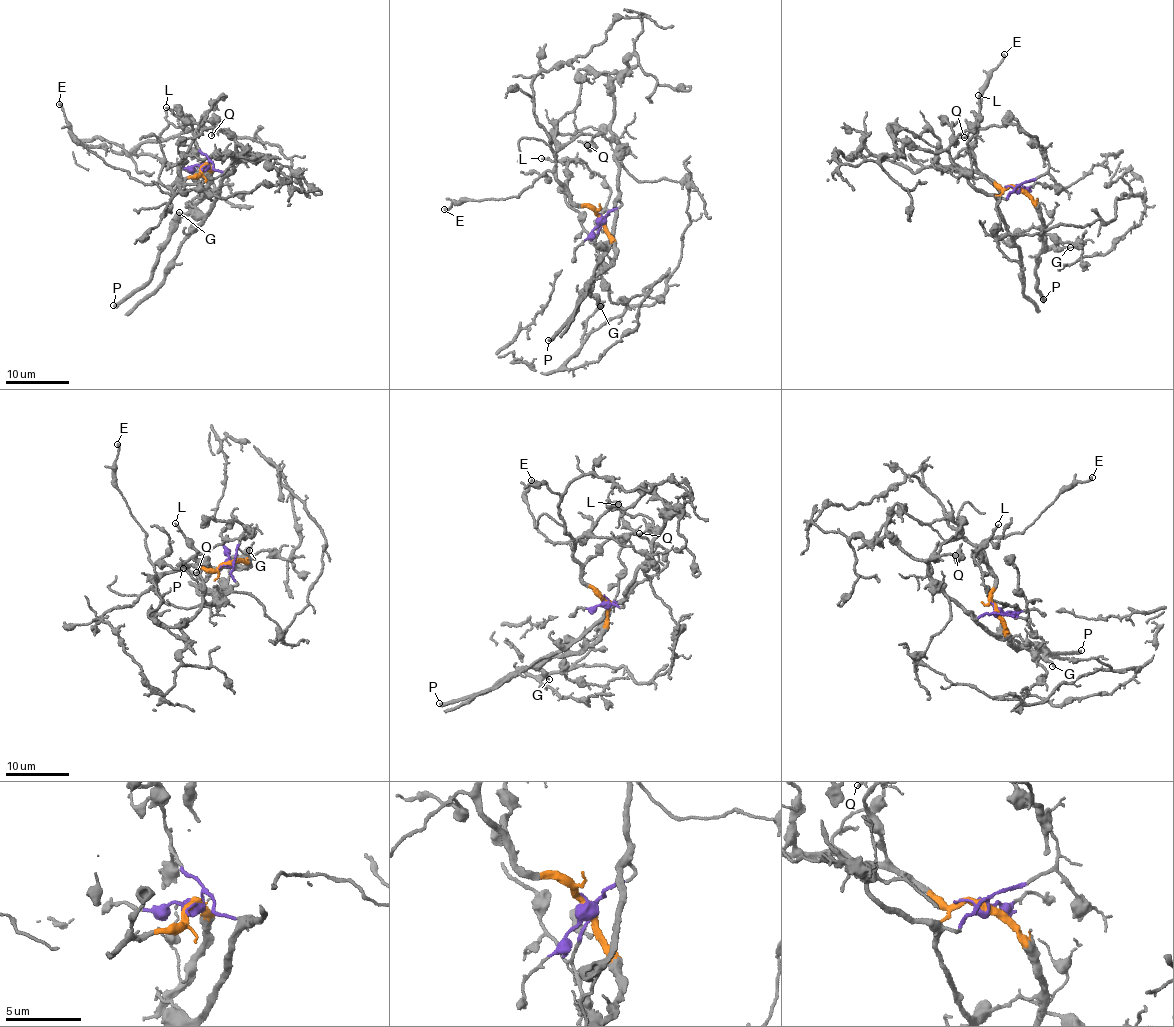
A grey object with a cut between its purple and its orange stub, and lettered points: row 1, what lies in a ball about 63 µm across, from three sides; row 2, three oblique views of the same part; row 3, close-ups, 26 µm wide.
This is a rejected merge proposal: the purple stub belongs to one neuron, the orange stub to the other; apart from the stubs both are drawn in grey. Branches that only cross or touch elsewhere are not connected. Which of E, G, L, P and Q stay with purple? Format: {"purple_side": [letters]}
{"purple_side": ["Q"]}

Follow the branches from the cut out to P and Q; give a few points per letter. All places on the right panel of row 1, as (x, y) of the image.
P: (1014, 187), (1033, 204), (1042, 229), (1038, 239), (1042, 241), (1042, 250), (1035, 269), (1034, 287), (1043, 298)
Q: (1014, 188), (1002, 199), (986, 195), (969, 182), (968, 173), (949, 153), (958, 135), (968, 130), (964, 138)

